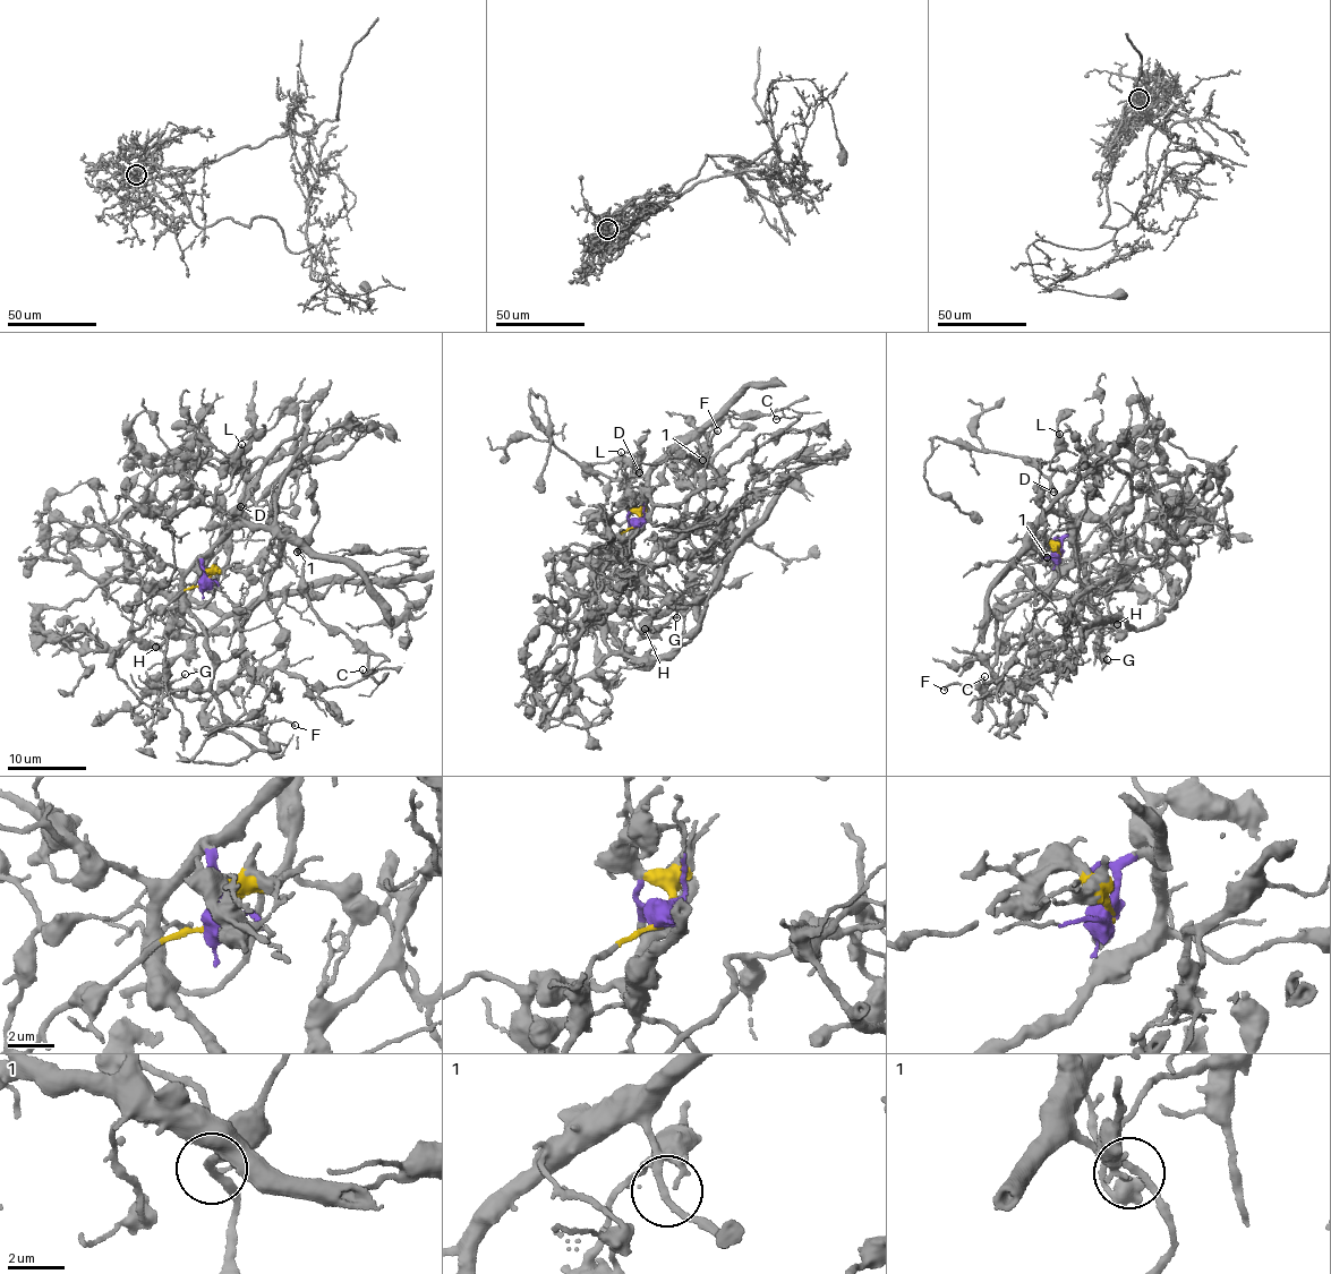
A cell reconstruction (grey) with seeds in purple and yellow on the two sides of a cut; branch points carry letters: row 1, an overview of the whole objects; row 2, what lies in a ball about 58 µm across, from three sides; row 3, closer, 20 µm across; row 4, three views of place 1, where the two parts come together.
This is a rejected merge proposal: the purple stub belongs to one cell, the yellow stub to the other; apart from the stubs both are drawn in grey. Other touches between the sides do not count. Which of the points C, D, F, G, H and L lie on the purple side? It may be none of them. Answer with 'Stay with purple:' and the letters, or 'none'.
Stay with purple: C, D, F, L

